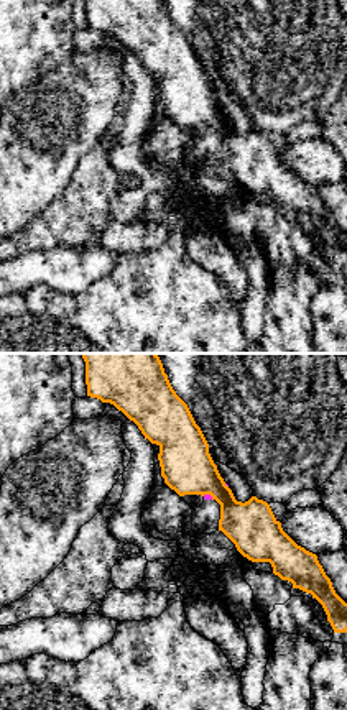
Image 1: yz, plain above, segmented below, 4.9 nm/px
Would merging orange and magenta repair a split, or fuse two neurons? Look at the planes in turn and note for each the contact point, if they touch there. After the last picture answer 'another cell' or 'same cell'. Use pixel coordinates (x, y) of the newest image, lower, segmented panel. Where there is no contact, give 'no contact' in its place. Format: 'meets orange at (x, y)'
meets orange at (208, 493)

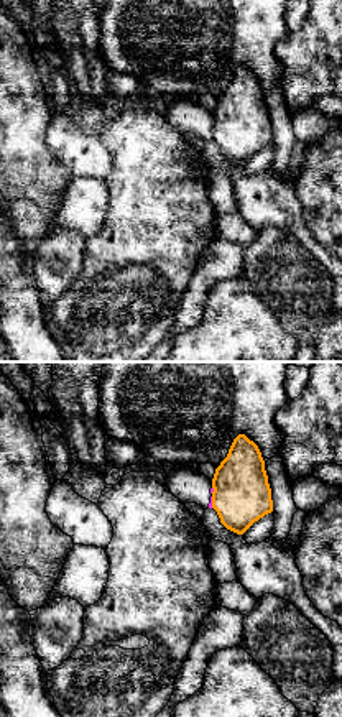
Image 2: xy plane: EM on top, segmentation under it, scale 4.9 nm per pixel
meets orange at (212, 502)

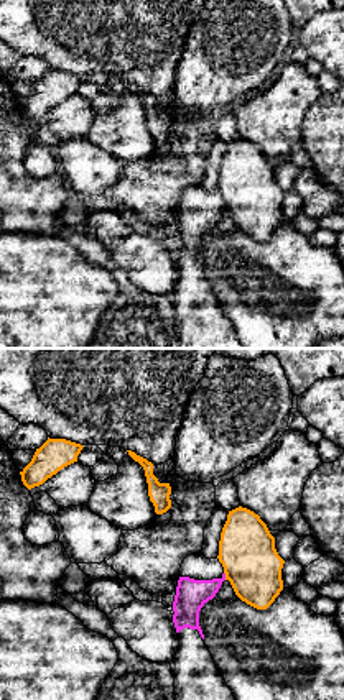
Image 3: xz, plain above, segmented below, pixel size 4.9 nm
meets orange at (226, 575)

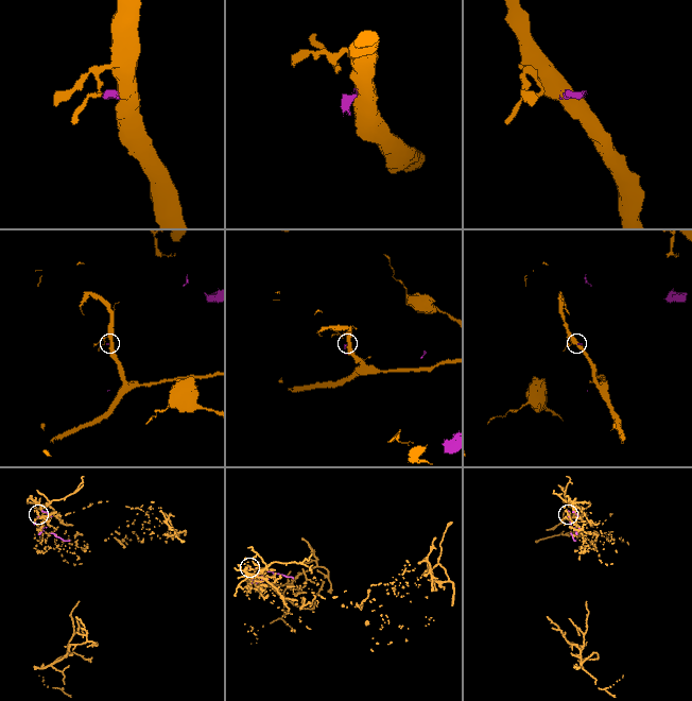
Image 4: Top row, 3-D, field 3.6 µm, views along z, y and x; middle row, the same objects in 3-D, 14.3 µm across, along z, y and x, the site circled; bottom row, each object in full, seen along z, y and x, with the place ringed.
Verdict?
another cell

